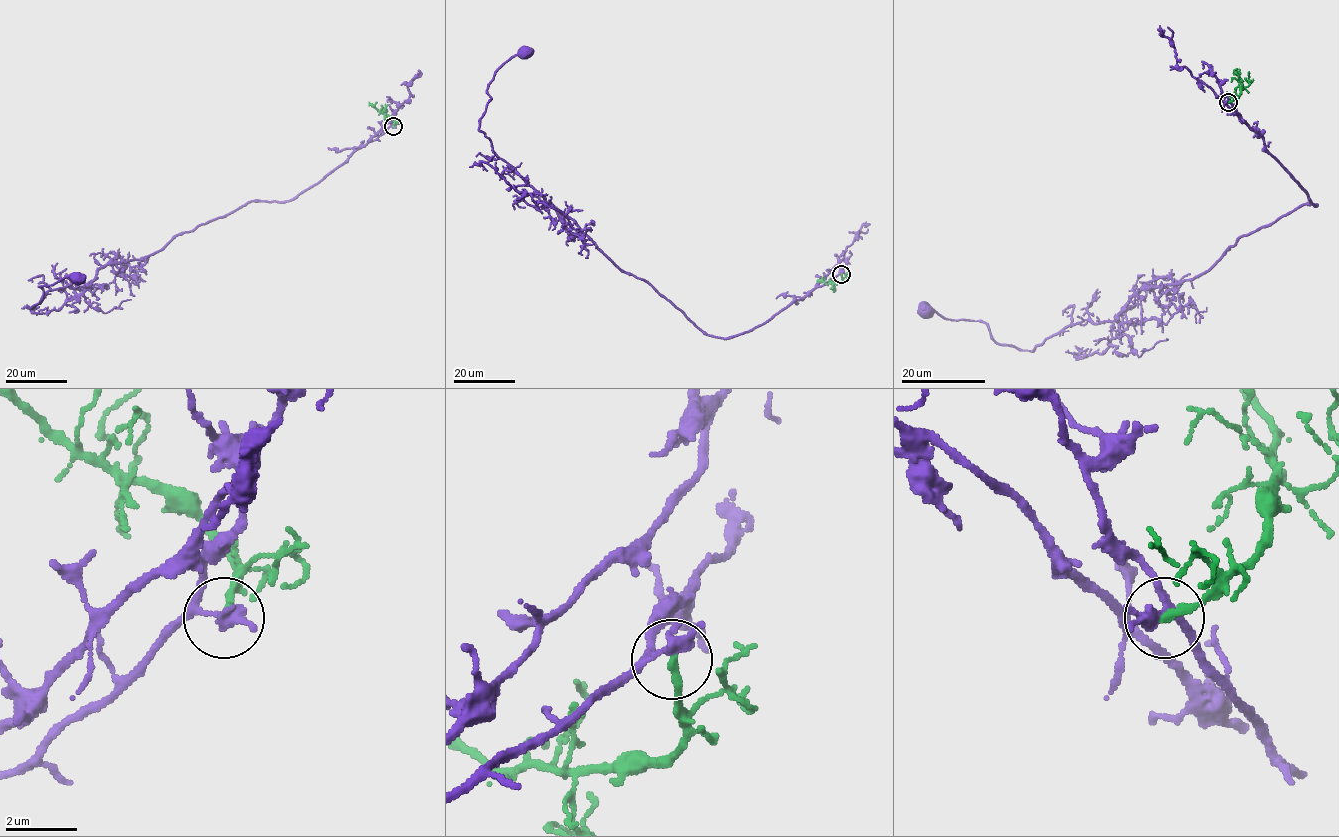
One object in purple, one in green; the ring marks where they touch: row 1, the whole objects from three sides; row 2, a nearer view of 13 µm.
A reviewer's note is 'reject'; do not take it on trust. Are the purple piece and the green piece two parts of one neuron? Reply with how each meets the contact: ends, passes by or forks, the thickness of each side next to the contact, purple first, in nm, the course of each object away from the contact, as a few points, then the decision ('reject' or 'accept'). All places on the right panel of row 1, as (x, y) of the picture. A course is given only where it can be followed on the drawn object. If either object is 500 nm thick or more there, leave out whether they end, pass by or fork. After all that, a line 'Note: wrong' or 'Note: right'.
purple ends there; green ends there; 380 nm thick on the purple side, 240 nm on the other; purple runs (1228, 102), (1316, 205), (1031, 351), (924, 311); green runs (1228, 102), (1240, 93), (1242, 80), (1233, 71), (1237, 68); reject
Note: right

